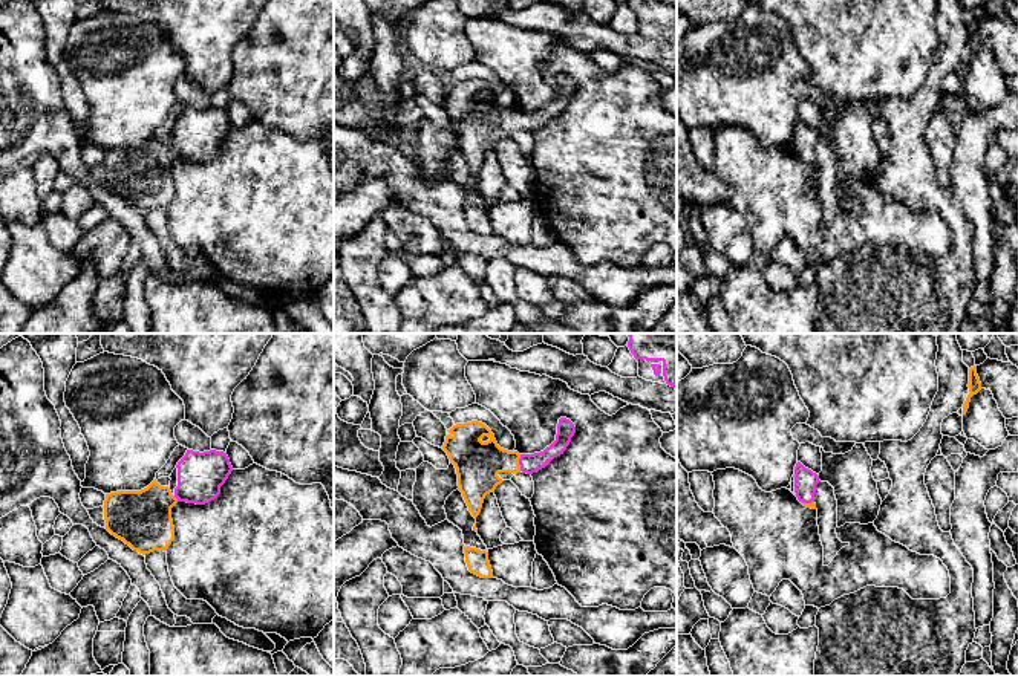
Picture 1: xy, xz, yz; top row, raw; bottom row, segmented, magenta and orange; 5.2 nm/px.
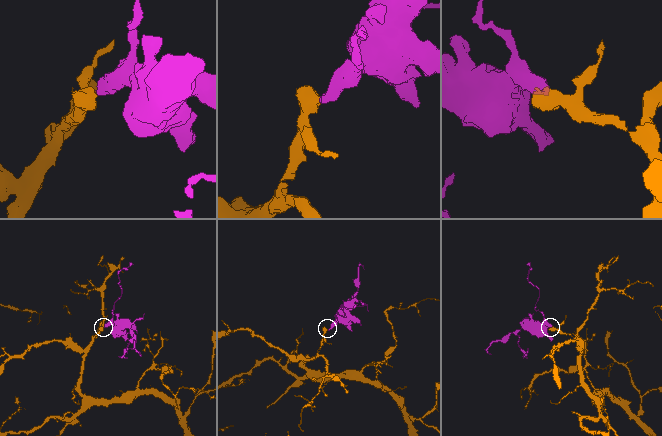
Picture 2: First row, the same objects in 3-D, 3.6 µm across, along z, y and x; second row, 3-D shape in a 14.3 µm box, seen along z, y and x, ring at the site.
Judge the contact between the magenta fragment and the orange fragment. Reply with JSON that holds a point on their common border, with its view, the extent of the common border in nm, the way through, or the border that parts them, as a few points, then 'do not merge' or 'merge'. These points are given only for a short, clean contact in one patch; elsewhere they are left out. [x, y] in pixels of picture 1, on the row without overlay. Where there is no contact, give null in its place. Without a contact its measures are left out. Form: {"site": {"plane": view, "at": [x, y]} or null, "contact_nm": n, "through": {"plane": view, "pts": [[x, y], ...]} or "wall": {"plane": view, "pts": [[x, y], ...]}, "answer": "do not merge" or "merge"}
{"site": {"plane": "xz", "at": [519, 120]}, "contact_nm": 90, "through": {"plane": "xz", "pts": [[530, 121], [519, 120], [478, 121]]}, "answer": "merge"}

